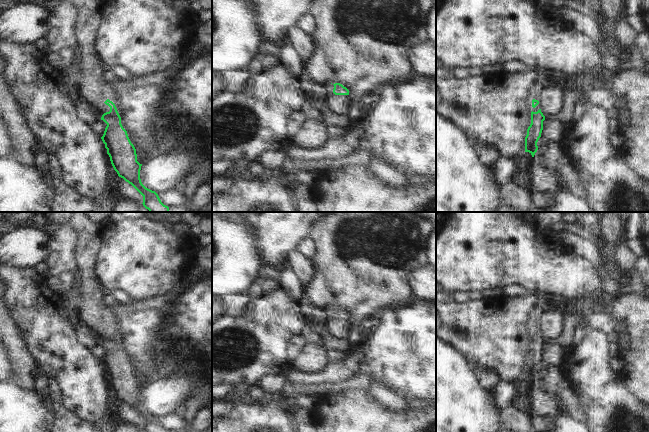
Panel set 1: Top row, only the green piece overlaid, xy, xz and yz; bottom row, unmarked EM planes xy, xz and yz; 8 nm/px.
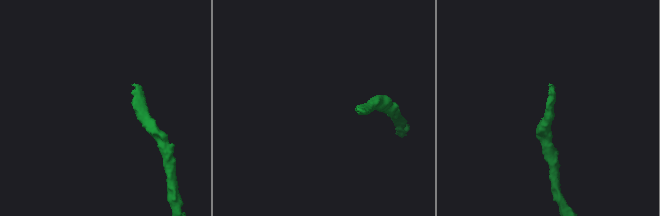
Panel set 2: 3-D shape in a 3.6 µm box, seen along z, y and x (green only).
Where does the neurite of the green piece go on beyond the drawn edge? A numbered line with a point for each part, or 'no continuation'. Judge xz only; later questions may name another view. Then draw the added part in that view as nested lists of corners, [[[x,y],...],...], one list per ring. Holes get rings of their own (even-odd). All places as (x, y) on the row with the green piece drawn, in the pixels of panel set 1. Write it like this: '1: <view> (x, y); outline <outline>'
1: xz (329, 87); outline [[[325,83],[325,84],[323,84],[323,86],[324,86],[327,94],[330,94],[330,95],[334,94],[333,93],[333,89],[334,89],[334,85],[333,84],[331,84],[331,83]]]

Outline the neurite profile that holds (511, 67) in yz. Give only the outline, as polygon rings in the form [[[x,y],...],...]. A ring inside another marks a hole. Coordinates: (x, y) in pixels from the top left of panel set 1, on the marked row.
[[[516,60],[516,61],[508,61],[505,64],[503,64],[501,71],[508,74],[522,74],[533,70],[534,70],[533,67],[527,65],[524,62]]]

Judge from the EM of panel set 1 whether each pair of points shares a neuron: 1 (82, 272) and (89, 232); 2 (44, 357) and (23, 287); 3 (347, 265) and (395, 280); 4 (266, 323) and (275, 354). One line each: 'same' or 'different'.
1: same
2: same
3: same
4: same

